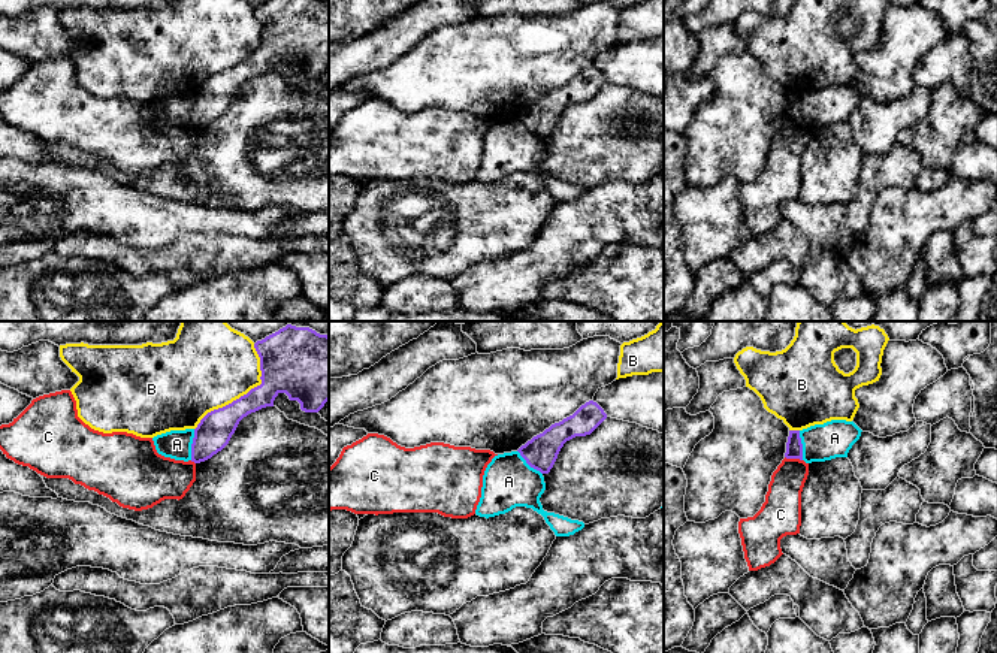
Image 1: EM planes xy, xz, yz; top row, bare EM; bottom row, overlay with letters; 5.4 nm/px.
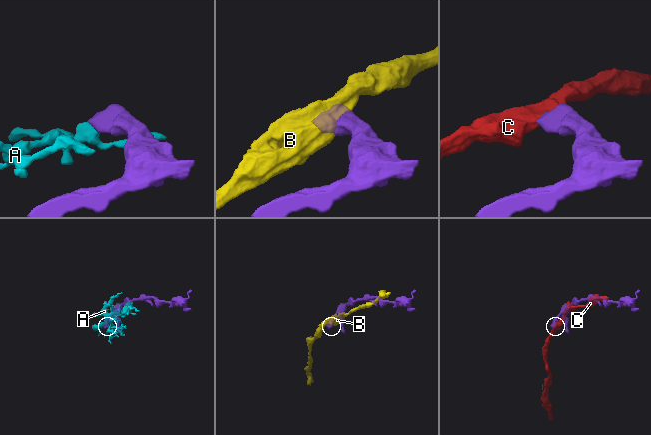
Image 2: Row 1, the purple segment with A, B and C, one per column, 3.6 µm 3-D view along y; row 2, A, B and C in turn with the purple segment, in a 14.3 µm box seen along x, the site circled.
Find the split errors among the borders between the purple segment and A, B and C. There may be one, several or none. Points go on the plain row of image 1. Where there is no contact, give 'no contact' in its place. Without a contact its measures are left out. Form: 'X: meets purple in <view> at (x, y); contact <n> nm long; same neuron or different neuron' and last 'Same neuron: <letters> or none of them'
A: meets purple in xy at (192, 109); contact 170 nm long; different neuron
B: meets purple in xy at (247, 59); contact 550 nm long; different neuron
C: meets purple in yz at (794, 123); contact 100 nm long; different neuron
Same neuron: none of them

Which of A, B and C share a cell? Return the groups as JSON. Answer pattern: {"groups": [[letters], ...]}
{"groups": [["A"], ["B"], ["C"]]}

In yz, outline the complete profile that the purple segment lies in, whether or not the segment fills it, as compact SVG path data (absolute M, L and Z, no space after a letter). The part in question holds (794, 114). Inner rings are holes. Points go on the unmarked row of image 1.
M789 96L785 123L803 126L803 109L800 103L800 96Z

